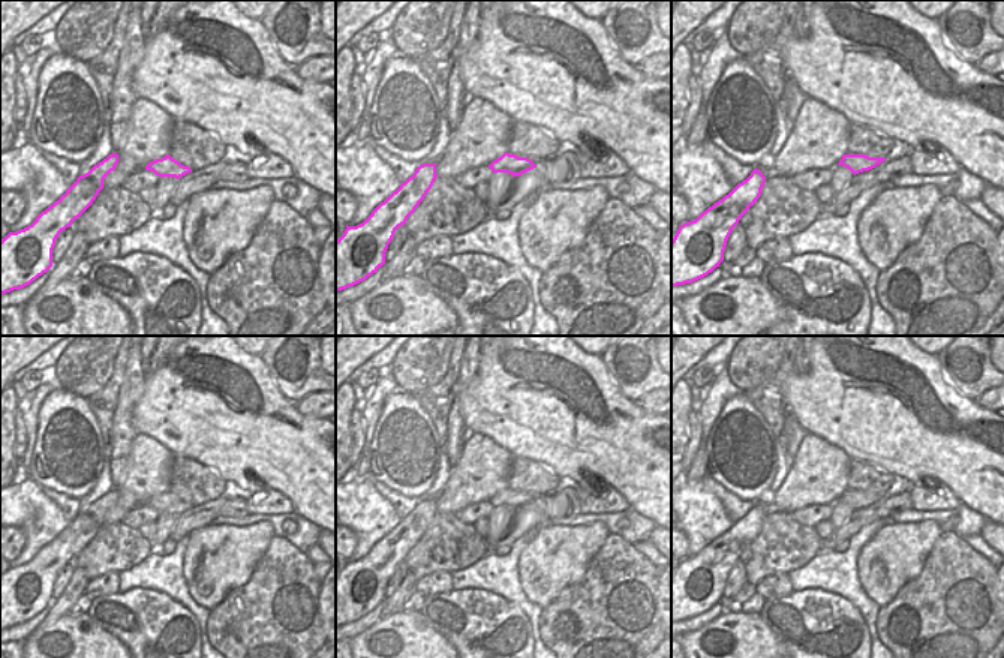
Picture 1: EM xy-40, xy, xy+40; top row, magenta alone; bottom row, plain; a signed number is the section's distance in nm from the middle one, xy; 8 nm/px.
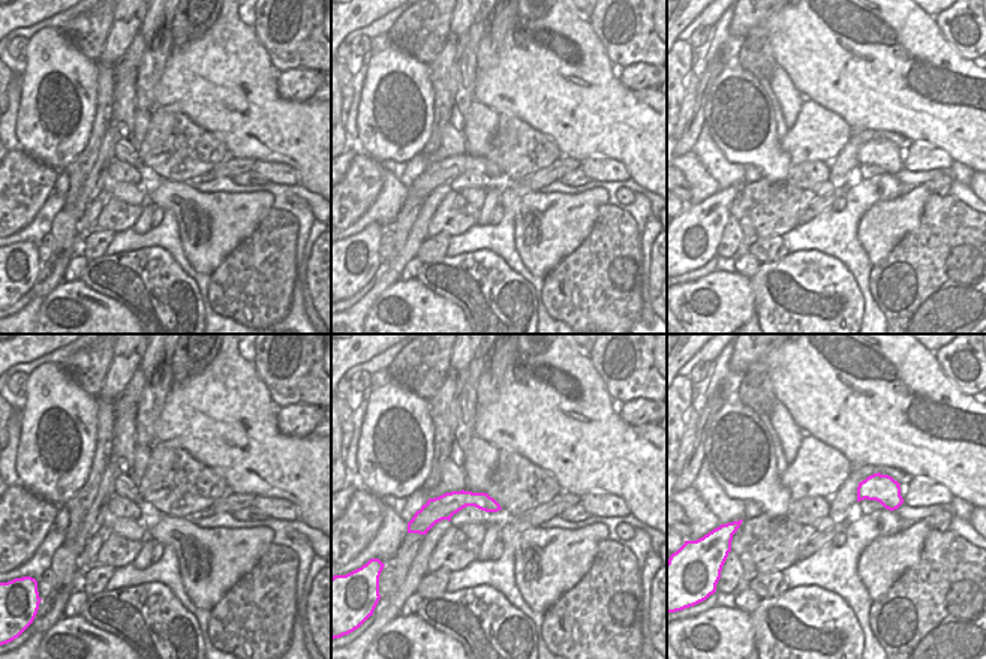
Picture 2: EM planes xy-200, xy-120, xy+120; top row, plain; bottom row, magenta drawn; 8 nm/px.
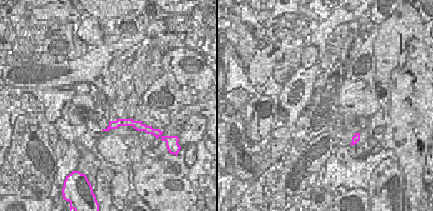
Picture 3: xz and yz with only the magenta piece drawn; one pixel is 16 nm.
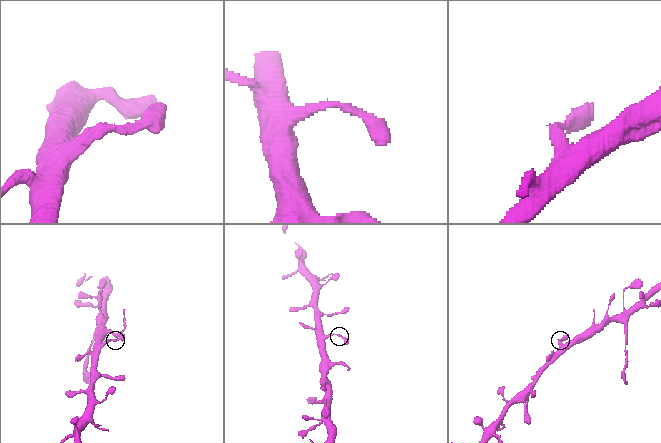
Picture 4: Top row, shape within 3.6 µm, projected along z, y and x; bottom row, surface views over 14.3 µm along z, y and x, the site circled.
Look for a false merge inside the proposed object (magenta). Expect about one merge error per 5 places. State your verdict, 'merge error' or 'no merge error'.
no merge error

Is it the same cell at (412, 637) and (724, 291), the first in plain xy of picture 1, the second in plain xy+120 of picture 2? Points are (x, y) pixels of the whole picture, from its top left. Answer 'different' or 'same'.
same

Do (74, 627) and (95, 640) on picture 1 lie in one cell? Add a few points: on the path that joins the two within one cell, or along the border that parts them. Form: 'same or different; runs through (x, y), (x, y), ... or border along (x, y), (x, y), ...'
same; runs through (78, 631), (90, 640)

